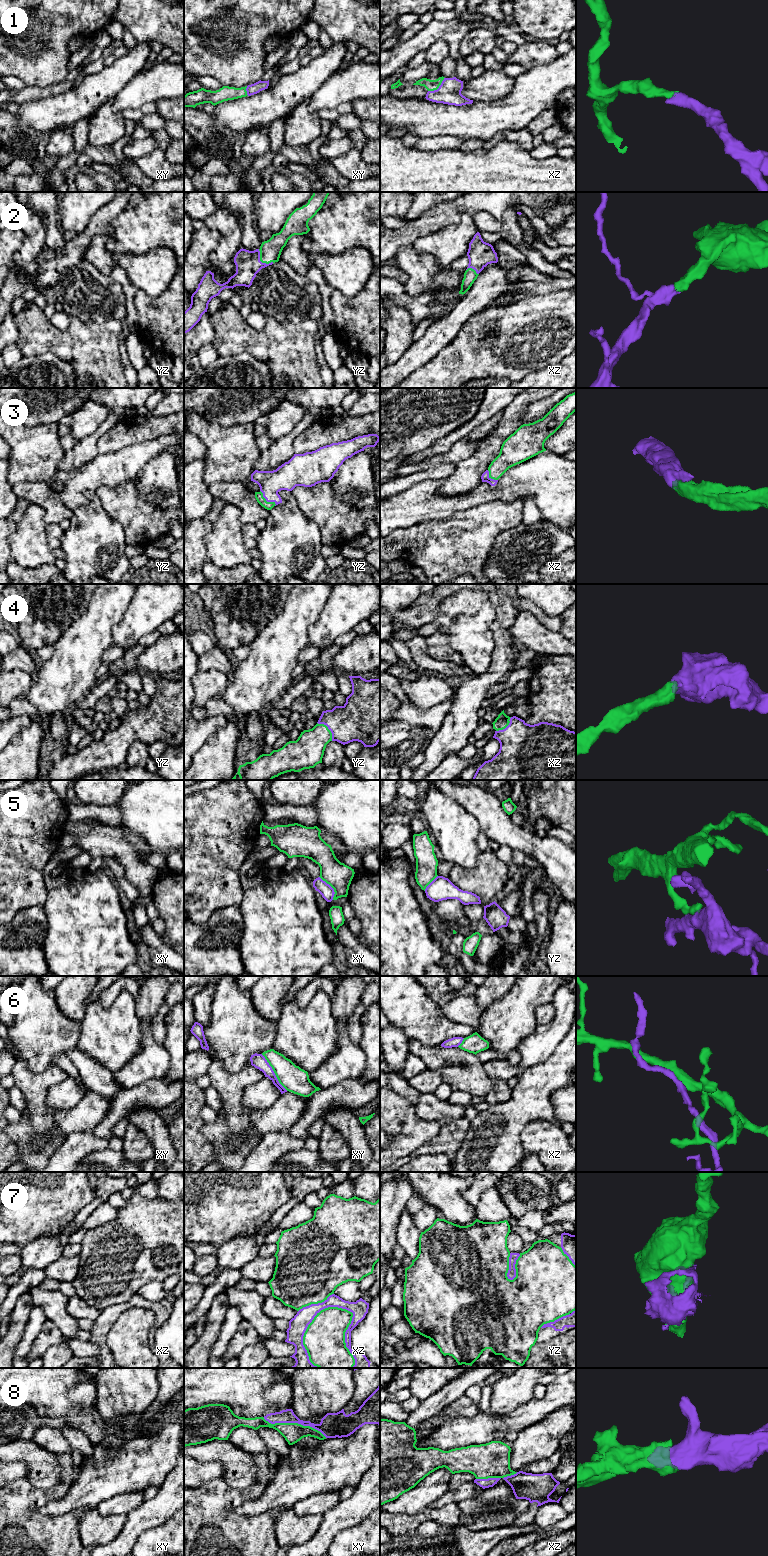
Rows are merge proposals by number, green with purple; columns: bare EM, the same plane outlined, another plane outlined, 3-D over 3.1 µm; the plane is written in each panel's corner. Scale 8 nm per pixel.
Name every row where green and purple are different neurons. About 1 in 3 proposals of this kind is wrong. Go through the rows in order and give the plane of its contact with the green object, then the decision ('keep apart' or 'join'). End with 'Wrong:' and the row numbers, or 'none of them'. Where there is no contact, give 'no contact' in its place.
1: xz | join
2: yz | join
3: yz | join
4: yz | join
5: xy | keep apart
6: xy | keep apart
7: xz | keep apart
8: xy | join
Wrong: 5, 6, 7

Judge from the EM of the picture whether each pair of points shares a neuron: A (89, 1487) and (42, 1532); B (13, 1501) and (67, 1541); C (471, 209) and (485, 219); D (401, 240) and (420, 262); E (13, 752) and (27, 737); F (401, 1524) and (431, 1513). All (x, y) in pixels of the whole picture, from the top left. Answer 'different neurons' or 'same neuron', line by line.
A: different neurons
B: same neuron
C: different neurons
D: different neurons
E: same neuron
F: same neuron

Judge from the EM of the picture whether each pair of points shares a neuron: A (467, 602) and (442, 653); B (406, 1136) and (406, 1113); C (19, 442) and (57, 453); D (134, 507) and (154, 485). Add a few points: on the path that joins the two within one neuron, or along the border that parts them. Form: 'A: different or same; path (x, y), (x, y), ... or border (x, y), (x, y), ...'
A: different; border (439, 630), (448, 636), (449, 645), (462, 658)
B: same; path (406, 1130), (406, 1119)
C: same; path (28, 446), (34, 452), (48, 452)
D: different; border (133, 481), (138, 494), (143, 499), (163, 509)

